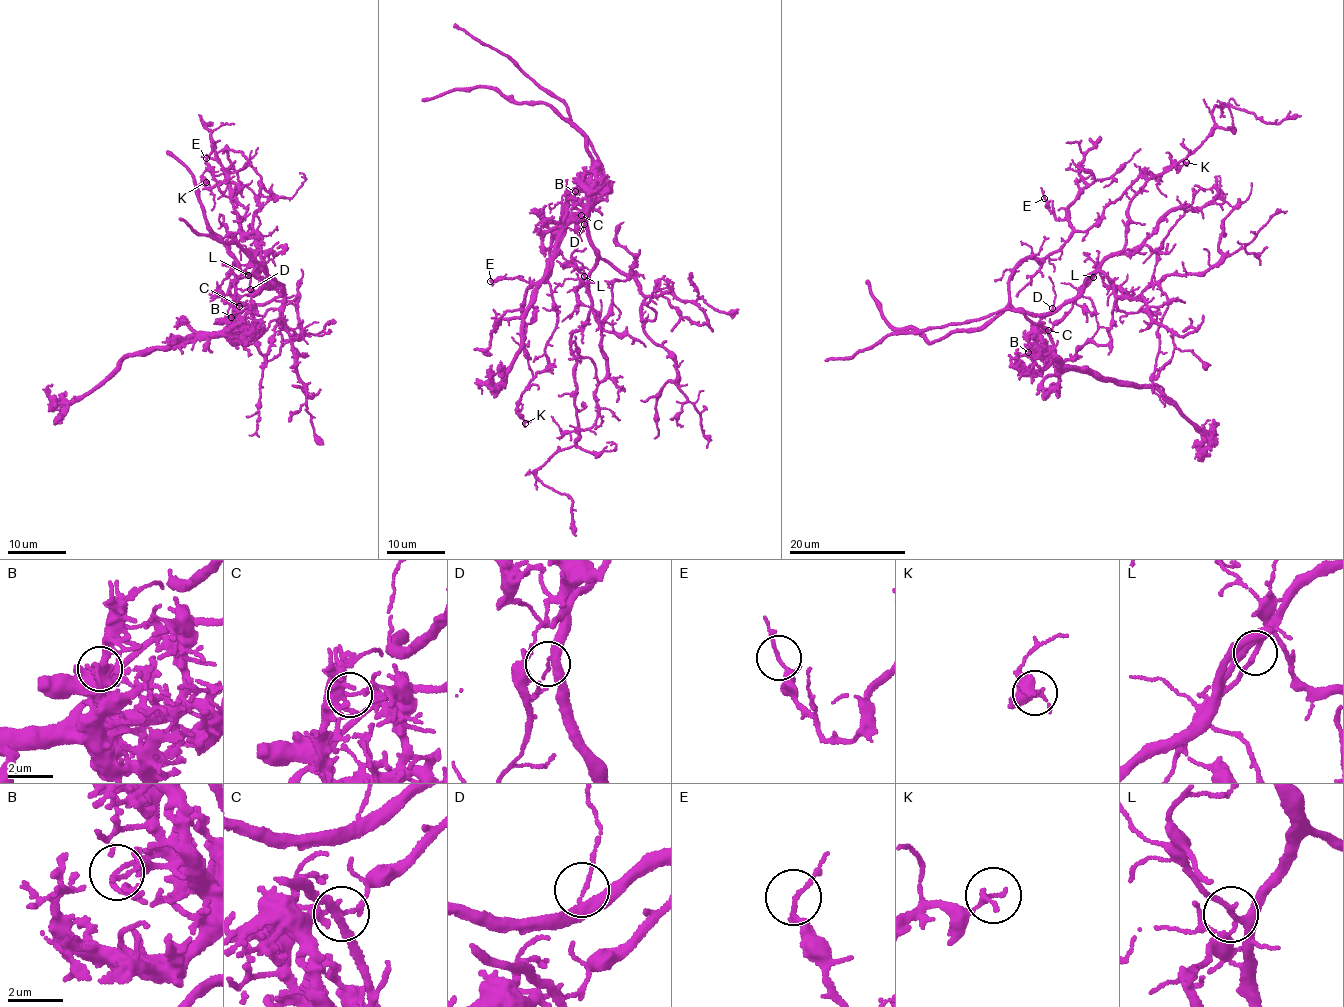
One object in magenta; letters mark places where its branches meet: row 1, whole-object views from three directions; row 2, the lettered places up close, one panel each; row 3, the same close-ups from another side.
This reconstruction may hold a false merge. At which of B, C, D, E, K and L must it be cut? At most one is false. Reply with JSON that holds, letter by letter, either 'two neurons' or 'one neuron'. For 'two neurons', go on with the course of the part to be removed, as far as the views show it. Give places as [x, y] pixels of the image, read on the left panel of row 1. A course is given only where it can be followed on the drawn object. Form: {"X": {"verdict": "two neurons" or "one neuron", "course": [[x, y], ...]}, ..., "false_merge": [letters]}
{"B": {"verdict": "one neuron"}, "C": {"verdict": "two neurons", "course": [[239, 306], [244, 310], [219, 331], [146, 354], [129, 354], [79, 399], [53, 400], [47, 386], [51, 385]]}, "D": {"verdict": "one neuron"}, "E": {"verdict": "one neuron"}, "K": {"verdict": "one neuron"}, "L": {"verdict": "one neuron"}, "false_merge": ["C"]}

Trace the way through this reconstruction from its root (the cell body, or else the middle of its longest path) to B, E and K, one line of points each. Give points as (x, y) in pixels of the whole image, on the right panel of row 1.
B: (1087, 281), (1093, 274), (1071, 310), (1041, 332), (1043, 348), (1028, 352)
E: (1087, 281), (1044, 314), (1009, 304), (1012, 272), (1028, 258), (1052, 254), (1071, 231), (1044, 198)
K: (1087, 281), (1044, 314), (1009, 304), (1009, 275), (1028, 258), (1086, 231), (1143, 170), (1157, 179), (1186, 162)

